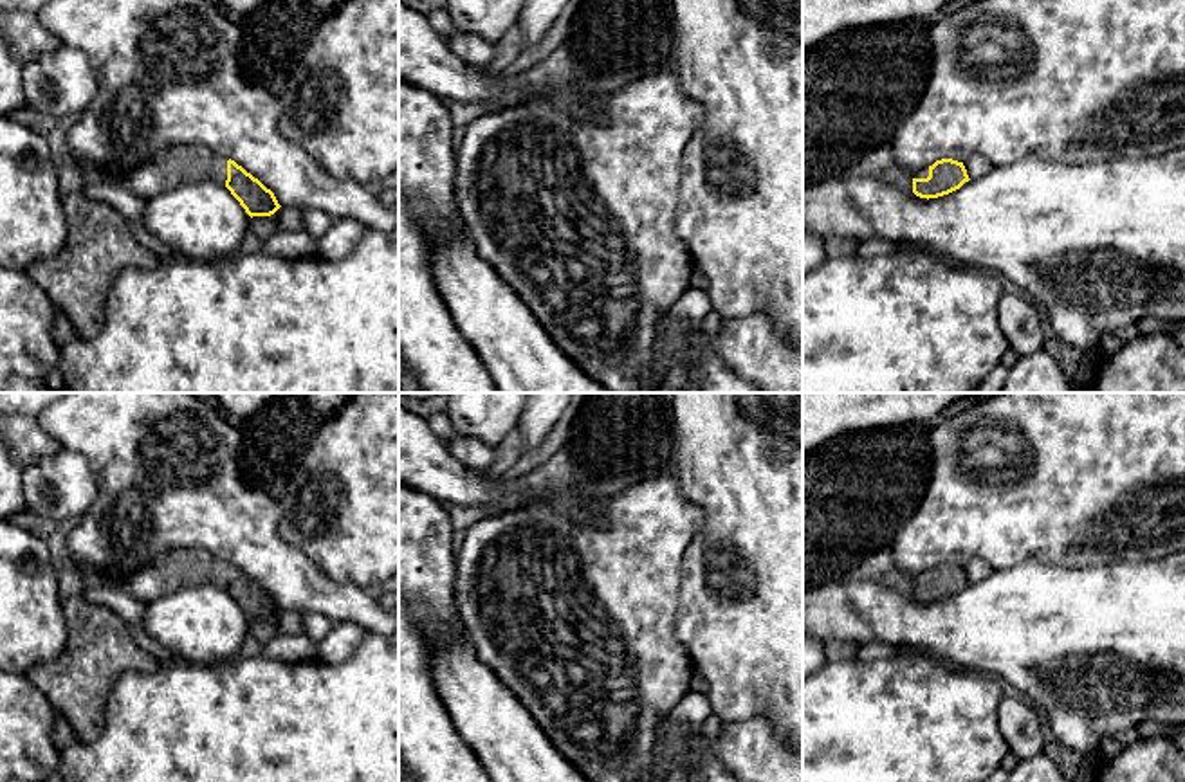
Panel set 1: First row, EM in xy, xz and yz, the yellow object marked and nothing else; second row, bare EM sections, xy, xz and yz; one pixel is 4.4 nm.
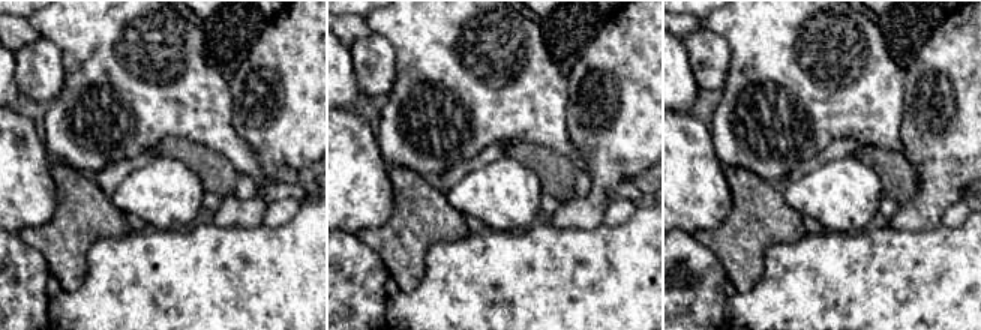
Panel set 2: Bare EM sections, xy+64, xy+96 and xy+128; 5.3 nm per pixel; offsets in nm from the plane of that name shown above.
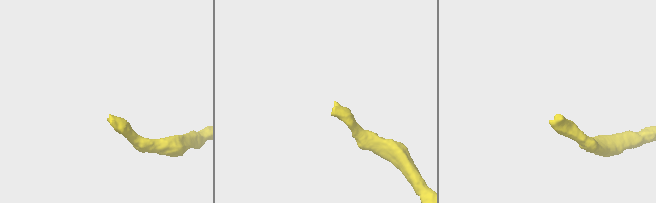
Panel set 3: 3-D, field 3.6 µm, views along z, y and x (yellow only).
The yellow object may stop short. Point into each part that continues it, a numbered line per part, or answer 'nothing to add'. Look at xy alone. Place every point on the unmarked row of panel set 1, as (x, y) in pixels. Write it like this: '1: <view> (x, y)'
1: xy (183, 568)

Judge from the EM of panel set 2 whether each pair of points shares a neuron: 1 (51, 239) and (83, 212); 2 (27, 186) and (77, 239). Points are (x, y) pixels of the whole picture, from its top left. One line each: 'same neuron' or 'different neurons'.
1: same neuron
2: different neurons

